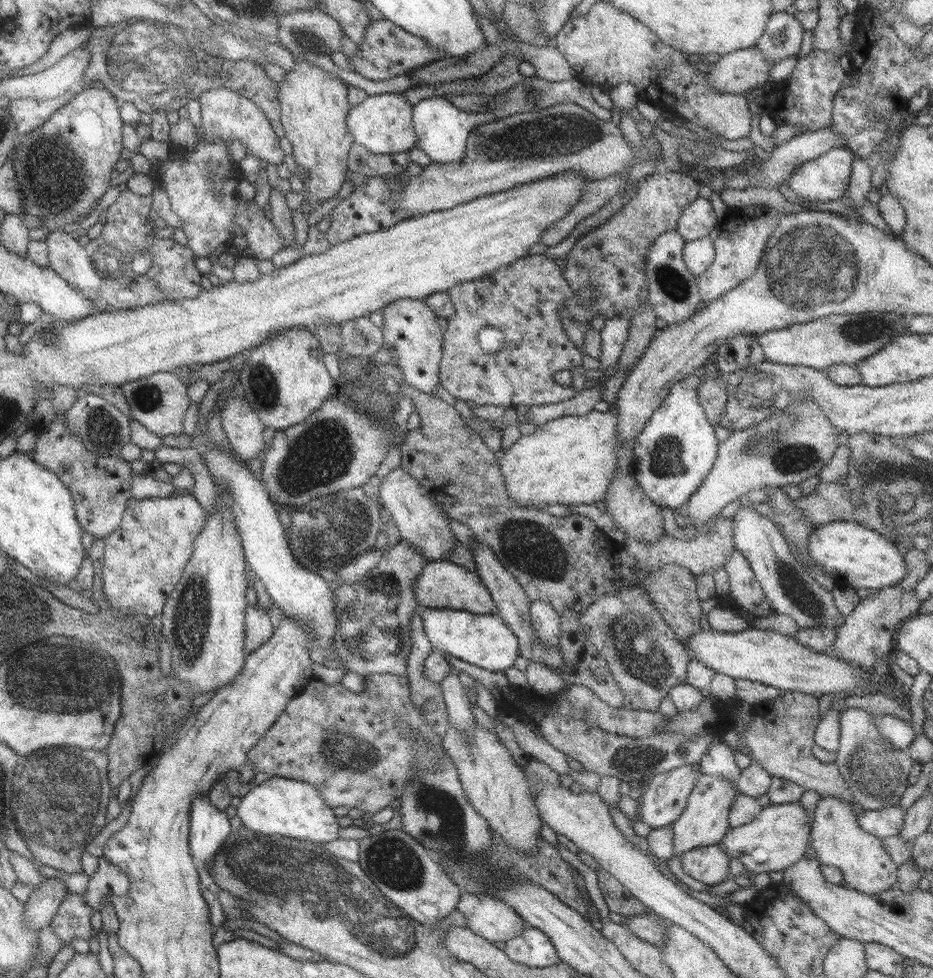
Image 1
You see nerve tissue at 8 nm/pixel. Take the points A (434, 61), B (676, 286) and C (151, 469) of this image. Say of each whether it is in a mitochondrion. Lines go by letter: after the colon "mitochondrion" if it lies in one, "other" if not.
A: other
B: mitochondrion
C: other

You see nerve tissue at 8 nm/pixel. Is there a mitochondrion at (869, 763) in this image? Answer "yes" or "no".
yes

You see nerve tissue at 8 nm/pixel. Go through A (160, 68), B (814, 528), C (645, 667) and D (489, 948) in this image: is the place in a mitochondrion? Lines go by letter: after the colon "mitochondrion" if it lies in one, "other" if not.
A: mitochondrion
B: other
C: mitochondrion
D: other

